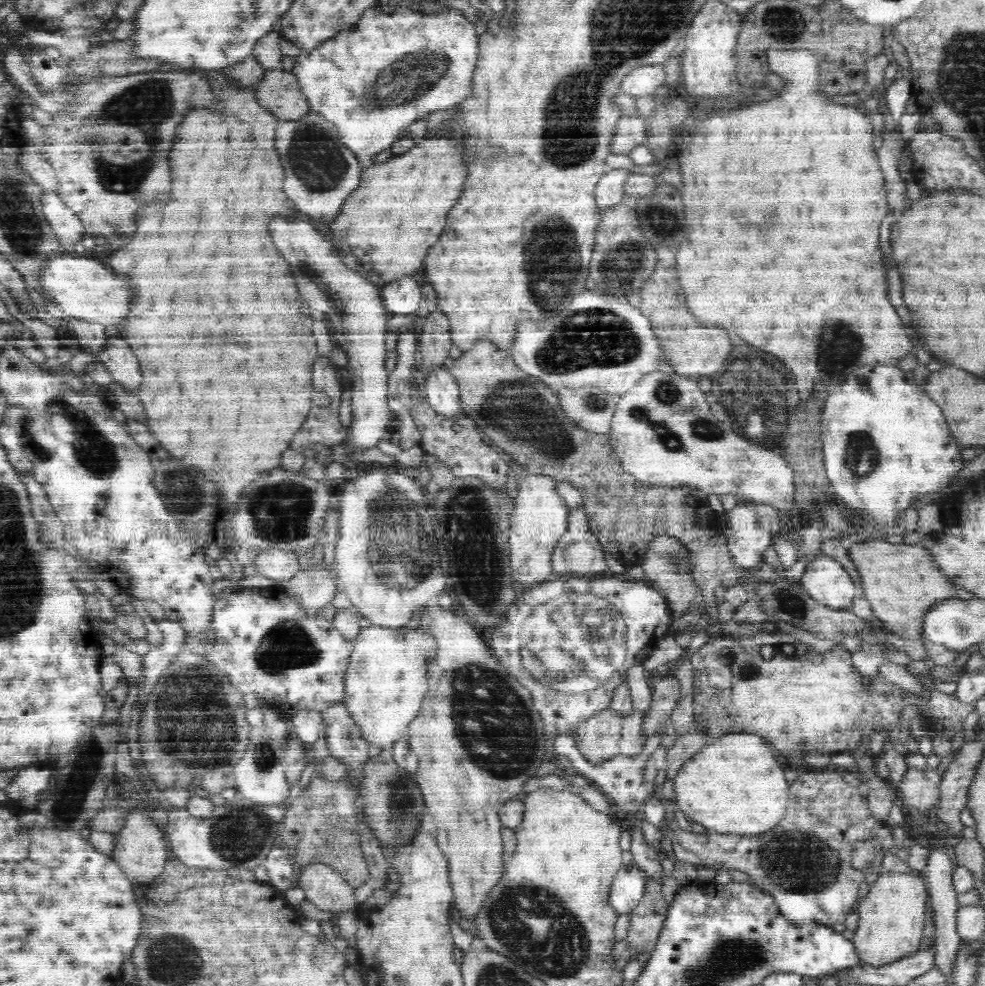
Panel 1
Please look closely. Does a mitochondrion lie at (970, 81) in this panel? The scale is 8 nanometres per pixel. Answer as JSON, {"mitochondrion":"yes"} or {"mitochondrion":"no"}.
{"mitochondrion":"yes"}

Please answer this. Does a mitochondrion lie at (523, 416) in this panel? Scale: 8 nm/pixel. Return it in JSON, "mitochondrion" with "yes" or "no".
{"mitochondrion":"yes"}

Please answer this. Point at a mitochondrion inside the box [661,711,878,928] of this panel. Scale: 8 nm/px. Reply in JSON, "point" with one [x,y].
{"point":[796,862]}

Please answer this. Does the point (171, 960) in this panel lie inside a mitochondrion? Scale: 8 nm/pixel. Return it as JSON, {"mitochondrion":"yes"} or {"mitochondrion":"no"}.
{"mitochondrion":"yes"}

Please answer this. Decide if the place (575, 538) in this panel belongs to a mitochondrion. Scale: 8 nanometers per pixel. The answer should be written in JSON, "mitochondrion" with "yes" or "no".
{"mitochondrion":"no"}

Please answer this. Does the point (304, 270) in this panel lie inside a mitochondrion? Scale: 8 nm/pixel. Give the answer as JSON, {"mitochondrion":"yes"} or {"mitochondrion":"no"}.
{"mitochondrion":"yes"}

